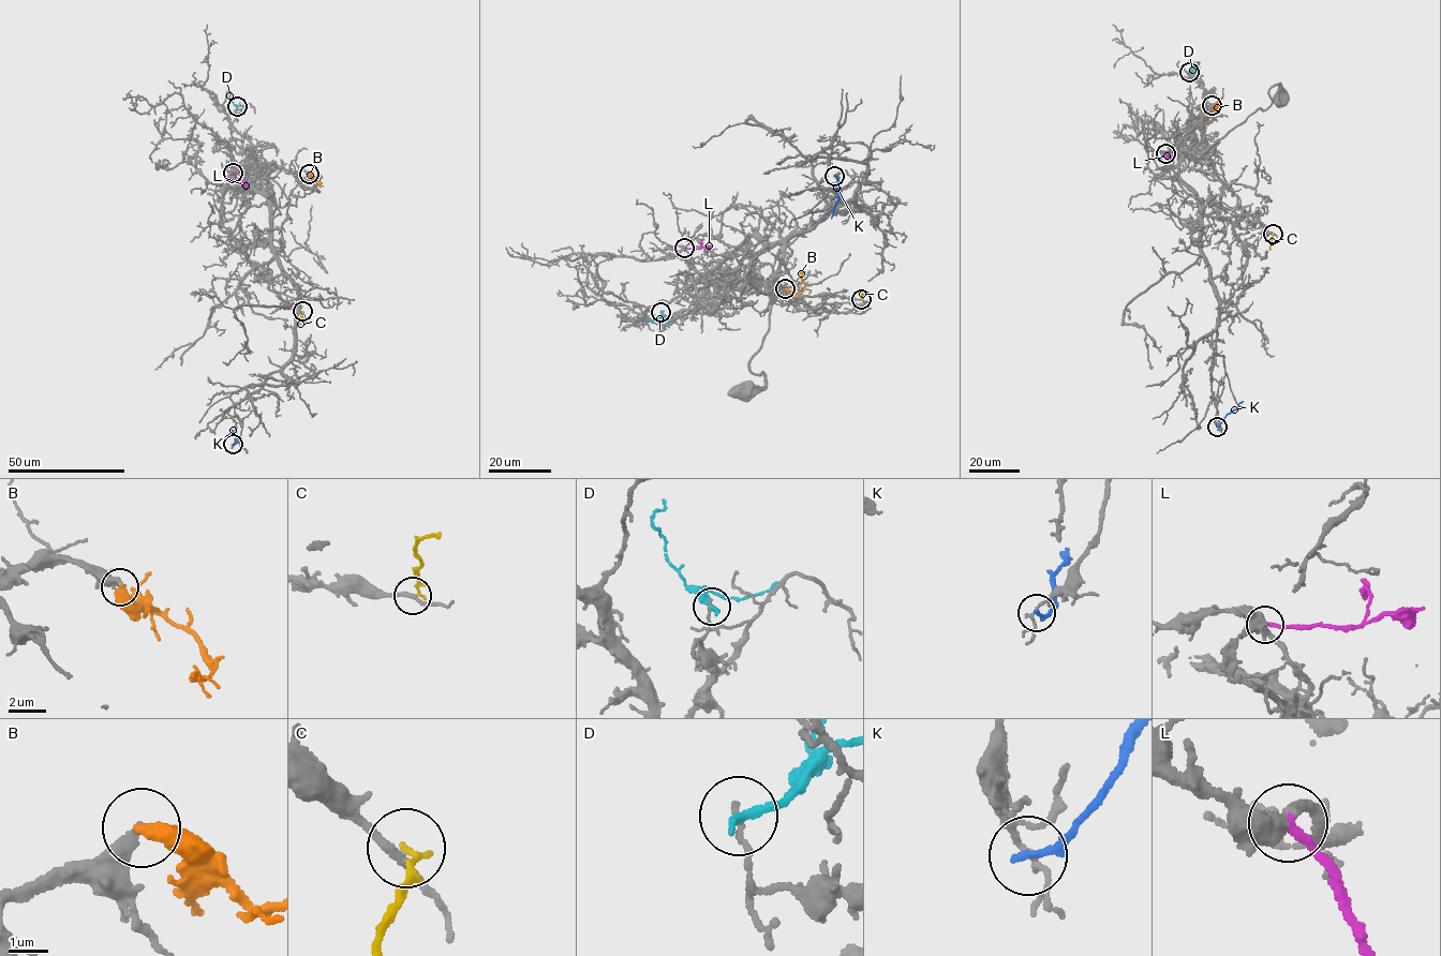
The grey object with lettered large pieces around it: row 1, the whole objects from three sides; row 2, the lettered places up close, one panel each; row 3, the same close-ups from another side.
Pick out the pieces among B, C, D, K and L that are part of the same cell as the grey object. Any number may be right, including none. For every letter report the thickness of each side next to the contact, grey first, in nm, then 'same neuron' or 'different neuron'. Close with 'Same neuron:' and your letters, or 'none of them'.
B: calibres 280 and 460 nm; same neuron
C: calibres 200 and 160 nm; different neuron
D: calibres 130 and 240 nm; different neuron
K: calibres 110 and 220 nm; different neuron
L: calibres 360 and 220 nm; different neuron
Same neuron: B

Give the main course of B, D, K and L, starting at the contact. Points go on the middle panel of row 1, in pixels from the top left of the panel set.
B: (785, 288), (795, 295), (801, 290), (805, 285), (801, 278), (803, 271)
D: (660, 311), (656, 320), (647, 319)
K: (835, 176), (838, 195), (831, 218)
L: (684, 248), (711, 245)

